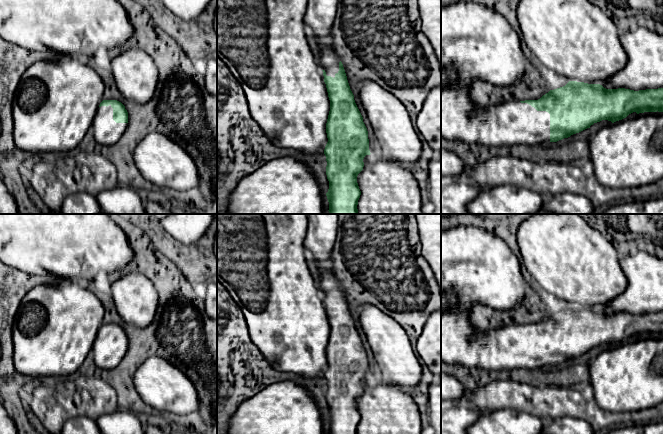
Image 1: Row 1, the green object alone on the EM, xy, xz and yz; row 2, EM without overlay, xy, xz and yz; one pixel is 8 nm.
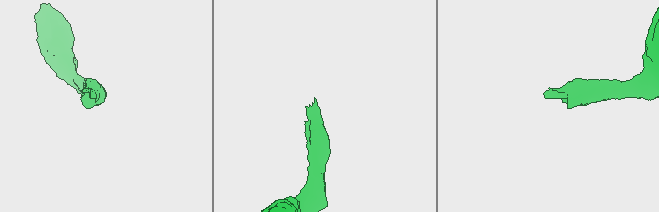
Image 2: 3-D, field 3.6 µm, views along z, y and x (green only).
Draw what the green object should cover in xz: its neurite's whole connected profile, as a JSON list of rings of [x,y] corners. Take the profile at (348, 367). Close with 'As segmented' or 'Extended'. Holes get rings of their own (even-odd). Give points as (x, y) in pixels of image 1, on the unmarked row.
[[[306,214],[308,227],[304,240],[304,247],[313,254],[315,266],[320,275],[318,284],[324,300],[330,335],[326,347],[328,366],[324,373],[327,390],[326,399],[329,413],[326,417],[329,434],[358,434],[358,424],[361,419],[357,407],[357,400],[363,394],[363,383],[370,379],[368,355],[363,346],[363,341],[355,327],[354,319],[350,313],[342,286],[332,271],[333,263],[330,256],[338,232],[338,214]]]. Extended

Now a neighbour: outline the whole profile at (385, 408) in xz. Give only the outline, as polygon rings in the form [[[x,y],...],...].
[[[366,379],[363,386],[363,394],[357,400],[361,415],[358,434],[422,434],[423,415],[410,394],[381,379]]]

